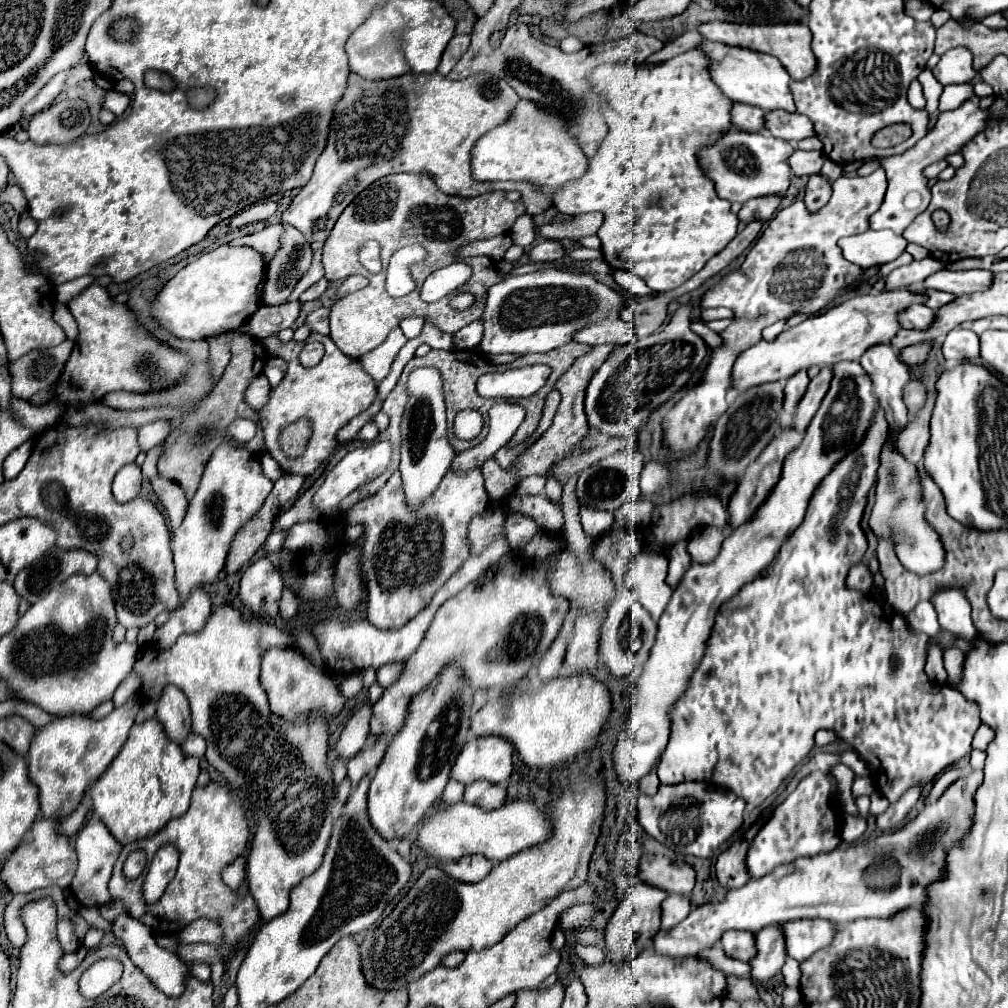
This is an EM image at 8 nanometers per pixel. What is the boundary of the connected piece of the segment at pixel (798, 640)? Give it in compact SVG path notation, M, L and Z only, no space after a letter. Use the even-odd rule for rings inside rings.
M878 409L878 415L874 417L874 427L870 427L870 431L866 433L862 447L856 447L854 451L850 451L850 455L846 455L846 459L842 459L842 463L838 463L838 467L834 467L834 473L830 473L830 475L826 475L826 479L822 479L822 487L818 487L818 491L814 491L814 499L810 499L810 511L806 511L806 519L802 521L802 527L798 527L798 531L794 531L794 535L790 535L790 539L786 539L786 543L782 545L782 551L778 553L778 559L774 559L774 563L770 563L770 567L766 567L766 571L762 575L758 575L758 579L754 583L748 583L746 587L742 587L742 591L738 591L738 595L734 595L730 601L726 601L722 605L722 611L718 613L718 619L716 619L714 635L710 637L706 655L704 655L698 671L692 677L692 685L686 691L686 695L680 697L672 709L674 723L672 723L670 743L668 743L666 751L662 753L658 769L656 769L658 779L660 779L658 789L660 789L660 785L708 781L716 787L724 787L724 789L734 791L736 795L742 795L742 799L746 799L748 805L758 807L780 787L780 783L792 773L792 769L810 755L810 751L814 747L814 733L818 729L832 729L832 731L838 731L838 735L858 751L858 755L868 763L868 769L870 769L878 789L882 791L882 795L886 795L886 799L890 803L894 803L902 797L902 793L908 787L912 787L916 783L932 781L940 771L944 771L948 765L960 761L964 755L968 755L972 751L972 737L980 725L978 705L974 701L968 701L966 697L962 697L956 689L952 689L948 685L940 687L928 679L928 675L924 673L928 635L910 631L906 625L906 619L902 615L898 615L896 611L892 613L892 609L888 609L886 605L882 607L876 601L870 601L860 591L850 591L844 583L848 569L852 565L860 563L862 555L868 549L866 535L860 529L860 519L862 519L862 513L866 507L866 495L872 489L874 479L876 479L878 447L882 447L882 435L886 435L886 423L882 423L882 409ZM892 655L902 657L900 667L896 671L890 665Z

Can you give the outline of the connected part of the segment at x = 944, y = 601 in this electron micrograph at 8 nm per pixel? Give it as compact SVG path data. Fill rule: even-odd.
M954 589L940 591L938 595L934 595L932 603L936 607L940 627L944 631L950 631L956 637L962 637L970 643L984 639L972 623L971 607L965 595L962 595L962 591L954 591Z

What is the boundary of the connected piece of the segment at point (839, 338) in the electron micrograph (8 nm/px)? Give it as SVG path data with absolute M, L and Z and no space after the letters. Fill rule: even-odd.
M902 287L894 291L856 295L828 307L820 315L782 331L774 341L760 339L756 345L742 351L732 369L732 387L734 391L746 391L746 387L754 387L758 383L788 379L800 369L808 369L812 365L826 367L840 361L858 361L866 349L892 341L892 337L902 329L898 315L914 303L926 303L926 295L914 293L910 287Z

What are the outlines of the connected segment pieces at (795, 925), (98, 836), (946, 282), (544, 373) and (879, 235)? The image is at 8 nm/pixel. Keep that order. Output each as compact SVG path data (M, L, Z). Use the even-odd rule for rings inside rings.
M800 919L790 923L780 923L786 935L786 951L790 957L804 961L822 947L834 941L836 925L824 919Z
M90 819L78 833L76 841L74 841L74 849L78 853L78 871L72 883L72 893L76 895L76 899L86 905L86 907L100 907L112 901L110 893L108 893L108 881L114 869L114 863L118 861L118 855L122 851L122 845L114 839L114 835L108 831L108 827L98 821L98 819Z
M942 269L930 277L924 279L926 289L938 289L948 291L954 295L970 295L976 291L990 289L994 279L994 273L984 269L970 269L970 271L948 271Z
M530 365L504 373L488 373L478 379L478 393L482 397L500 399L530 397L546 383L550 373L552 369L548 365Z
M882 229L844 237L838 245L848 261L866 269L874 263L888 263L896 259L898 255L902 255L908 241L900 235L894 235L890 229Z

